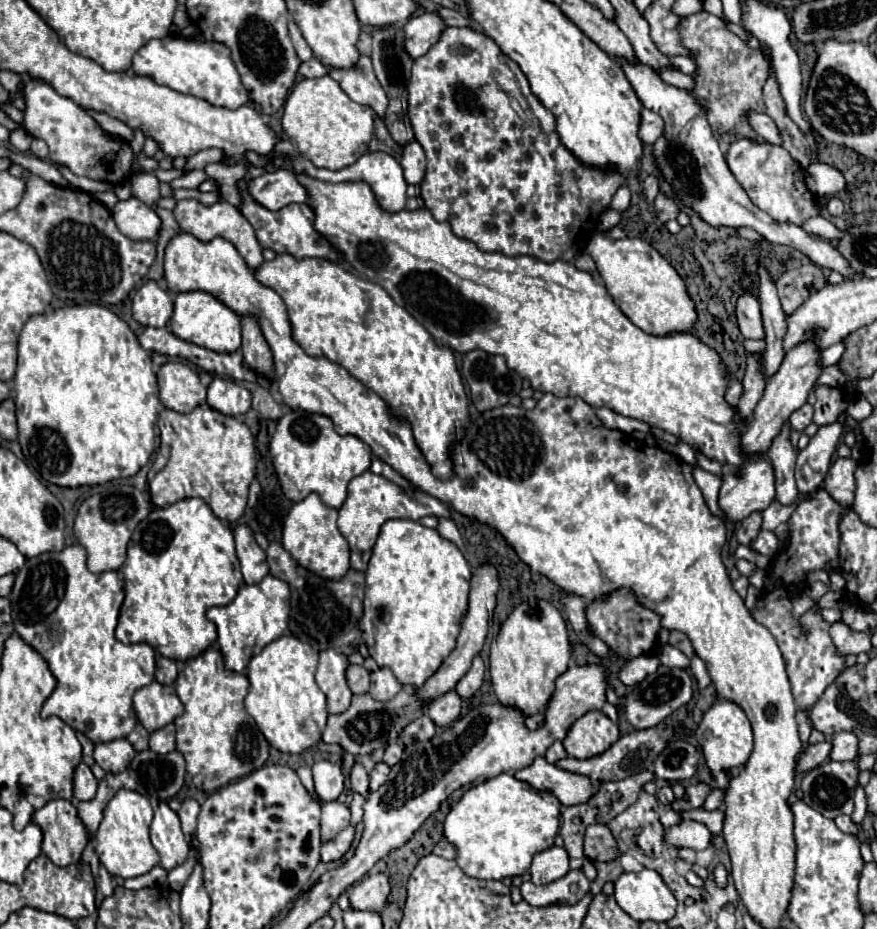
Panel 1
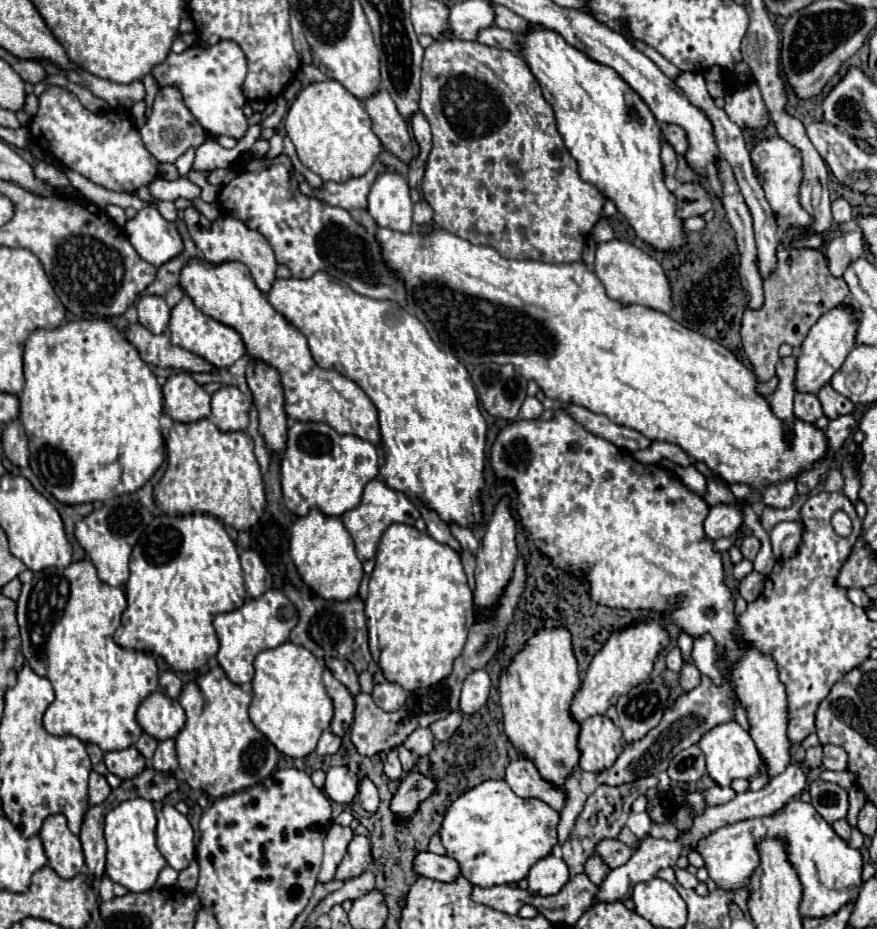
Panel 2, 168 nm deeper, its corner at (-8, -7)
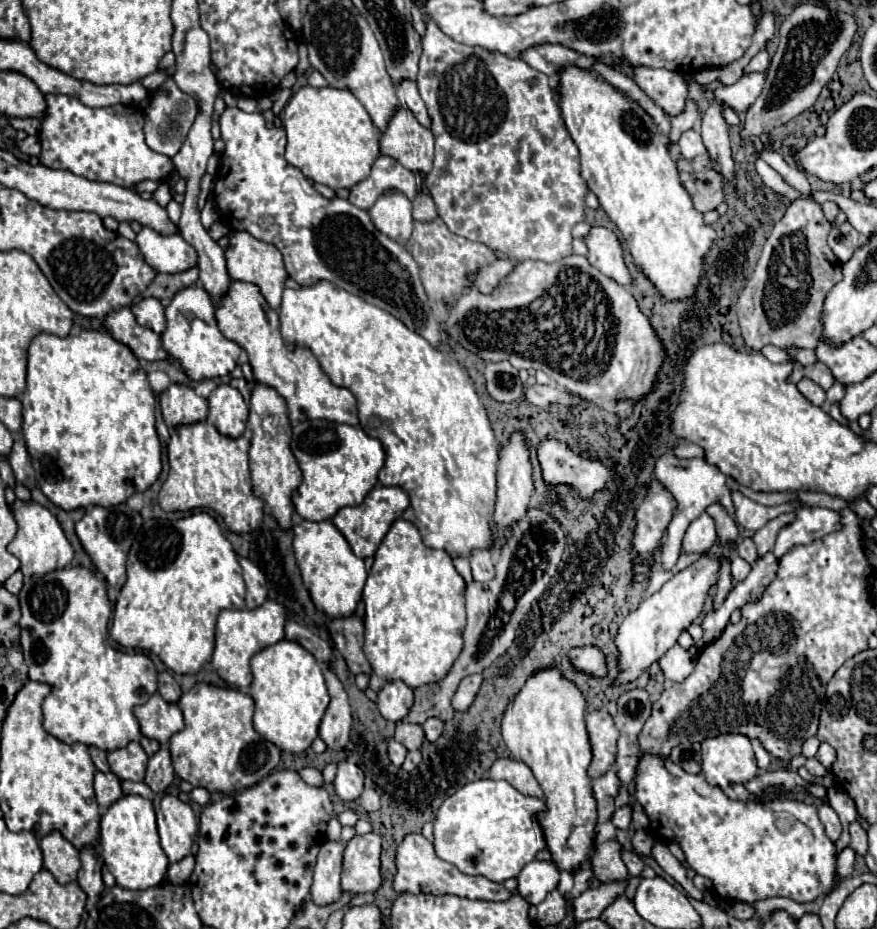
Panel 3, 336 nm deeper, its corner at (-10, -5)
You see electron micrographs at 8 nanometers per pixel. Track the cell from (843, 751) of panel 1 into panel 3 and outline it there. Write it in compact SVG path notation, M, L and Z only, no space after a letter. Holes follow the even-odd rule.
M822 743L820 749L818 749L818 753L816 753L816 759L818 759L826 769L830 769L832 763L836 761L836 749L834 749L832 745L828 745L828 743Z

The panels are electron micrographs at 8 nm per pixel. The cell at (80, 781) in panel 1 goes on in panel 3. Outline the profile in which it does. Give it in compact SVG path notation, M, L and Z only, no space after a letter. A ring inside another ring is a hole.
M98 771L94 777L94 791L96 791L98 805L102 805L102 807L108 807L122 797L120 779L114 773L100 773Z

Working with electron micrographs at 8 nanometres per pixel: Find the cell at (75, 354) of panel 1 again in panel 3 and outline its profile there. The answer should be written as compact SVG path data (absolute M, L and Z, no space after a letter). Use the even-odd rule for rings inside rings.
M82 329L78 335L66 335L58 337L52 333L40 333L32 339L30 349L28 349L28 387L22 395L22 433L24 441L36 471L36 483L44 491L44 495L64 511L72 511L78 507L88 507L88 505L102 505L102 507L112 507L124 503L130 495L146 491L160 475L162 463L160 463L160 439L156 433L156 397L150 389L148 375L144 369L140 369L140 363L132 349L120 341L116 341L110 333L106 331L96 331L96 329Z

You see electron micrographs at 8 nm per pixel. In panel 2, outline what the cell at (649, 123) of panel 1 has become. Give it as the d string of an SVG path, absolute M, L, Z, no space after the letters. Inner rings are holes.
M668 125L668 129L664 131L664 141L670 141L674 145L676 153L686 153L690 149L686 131L682 127L678 127L678 125Z

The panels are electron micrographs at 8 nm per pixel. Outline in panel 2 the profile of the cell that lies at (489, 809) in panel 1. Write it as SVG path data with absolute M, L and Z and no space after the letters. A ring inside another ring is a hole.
M484 781L460 795L446 809L440 839L446 855L460 863L462 875L478 887L512 885L526 877L530 867L550 855L556 845L558 811L540 799L520 799L506 781Z

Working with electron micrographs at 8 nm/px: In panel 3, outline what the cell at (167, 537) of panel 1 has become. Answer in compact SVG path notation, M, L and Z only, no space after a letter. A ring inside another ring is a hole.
M200 511L200 513L192 513L190 517L182 517L182 519L176 519L176 521L170 521L170 519L150 519L138 531L136 541L132 543L132 549L128 553L128 581L122 587L120 599L116 601L116 607L114 607L114 619L112 619L110 637L118 645L122 645L126 649L144 649L144 651L150 651L150 653L158 655L164 661L164 665L168 665L174 673L198 673L202 669L202 665L206 661L210 661L210 657L214 653L214 625L216 625L218 613L222 609L244 609L244 593L246 593L246 587L244 587L238 555L234 553L230 541L224 537L220 525L216 523L216 519L212 515L208 515L206 511Z

